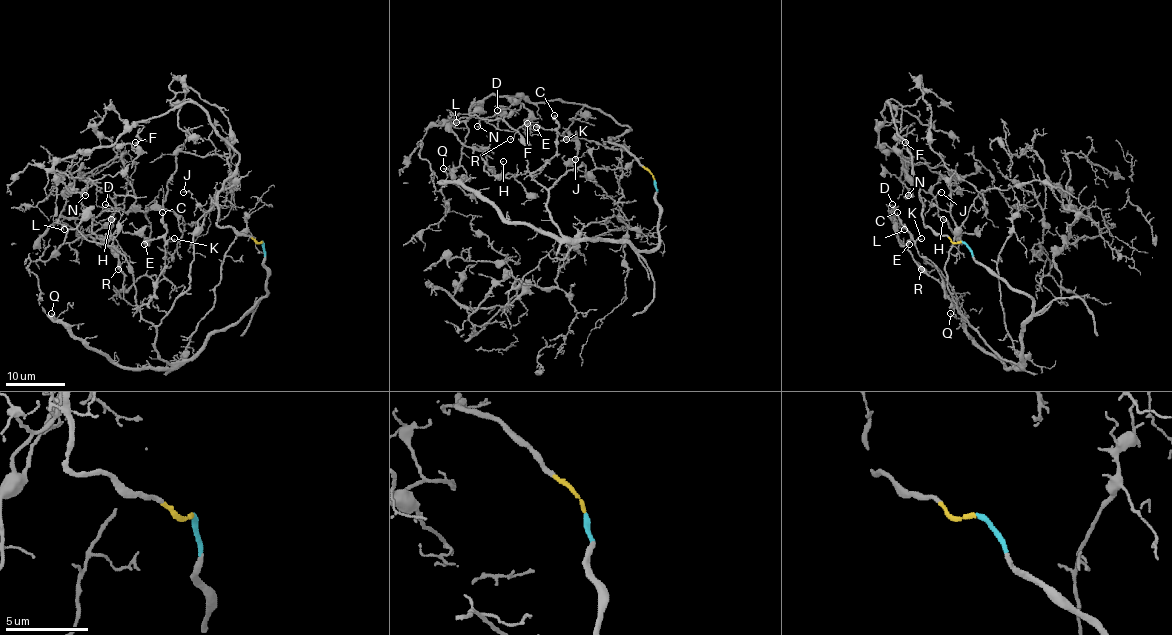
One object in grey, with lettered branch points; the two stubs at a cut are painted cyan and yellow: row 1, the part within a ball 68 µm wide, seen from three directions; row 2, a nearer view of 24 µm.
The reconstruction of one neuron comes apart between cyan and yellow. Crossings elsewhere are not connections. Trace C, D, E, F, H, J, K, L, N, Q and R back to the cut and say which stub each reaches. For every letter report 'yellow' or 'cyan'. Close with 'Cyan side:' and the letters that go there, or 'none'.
C: cyan
D: cyan
E: cyan
F: yellow
H: yellow
J: cyan
K: cyan
L: cyan
N: yellow
Q: cyan
R: cyan
Cyan side: C, D, E, J, K, L, Q, R

